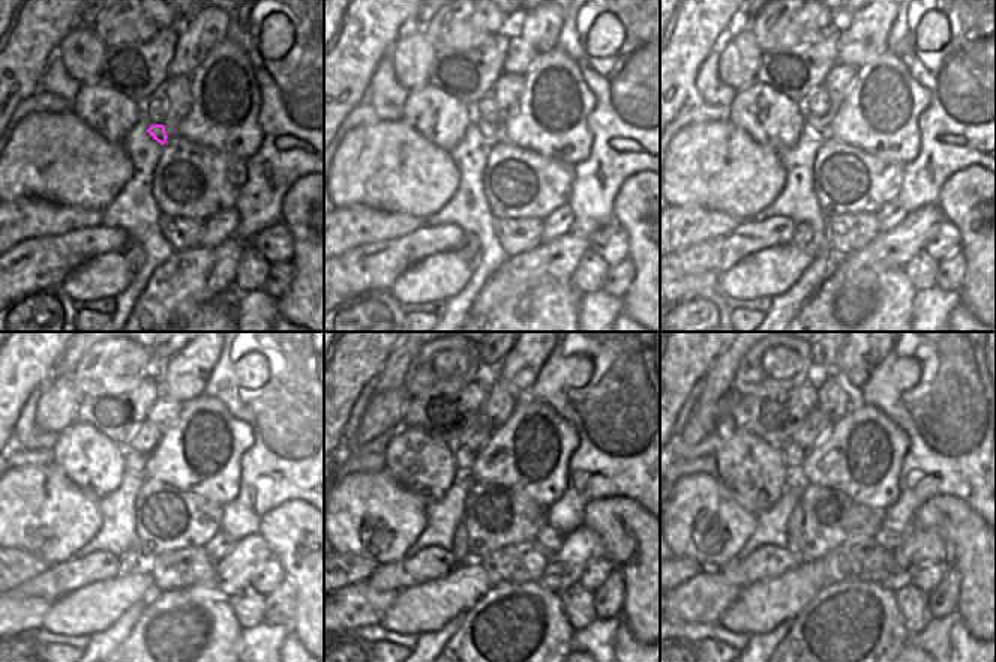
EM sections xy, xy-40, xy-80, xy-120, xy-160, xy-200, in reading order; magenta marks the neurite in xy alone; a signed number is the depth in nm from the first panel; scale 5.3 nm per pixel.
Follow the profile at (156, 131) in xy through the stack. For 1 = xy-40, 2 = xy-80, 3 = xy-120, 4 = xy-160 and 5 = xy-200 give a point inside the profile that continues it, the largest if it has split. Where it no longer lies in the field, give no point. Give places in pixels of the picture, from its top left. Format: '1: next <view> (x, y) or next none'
1: next xy-40 (492, 132)
2: next xy-80 (821, 125)
3: next xy-120 (134, 461)
4: next xy-160 (464, 458)
5: next xy-200 (794, 457)

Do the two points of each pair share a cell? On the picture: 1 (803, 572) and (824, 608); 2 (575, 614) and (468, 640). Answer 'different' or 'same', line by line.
1: different
2: different

